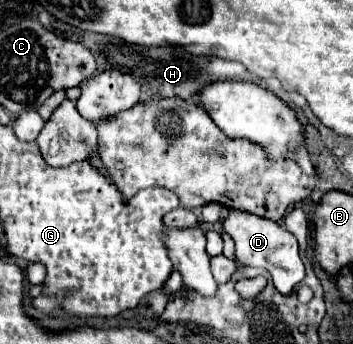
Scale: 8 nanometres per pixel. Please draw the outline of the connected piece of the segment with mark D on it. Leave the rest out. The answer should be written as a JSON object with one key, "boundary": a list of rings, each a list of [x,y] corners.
{"boundary":[[[230,209],[226,219],[222,221],[222,229],[234,239],[238,261],[242,261],[248,267],[268,269],[272,273],[272,279],[278,291],[290,293],[304,279],[304,263],[298,253],[298,241],[296,237],[292,237],[292,233],[288,233],[276,221],[268,221],[266,217],[262,219],[254,213]]]}

